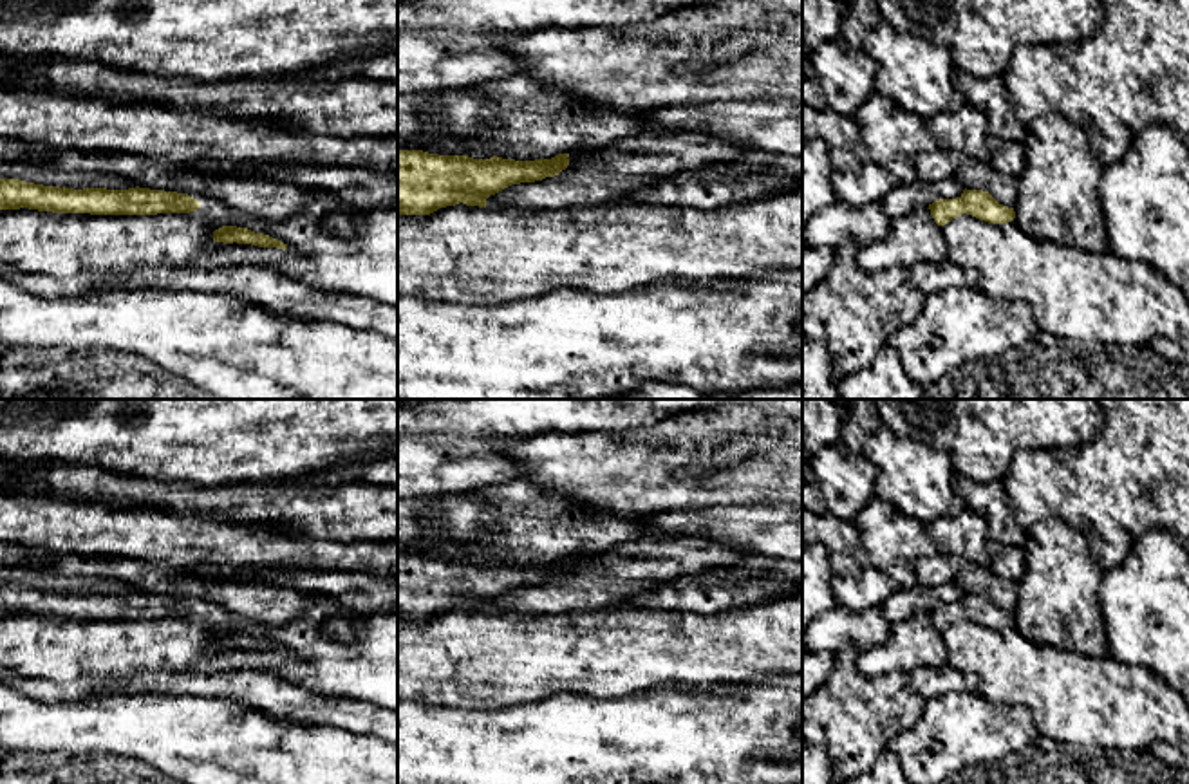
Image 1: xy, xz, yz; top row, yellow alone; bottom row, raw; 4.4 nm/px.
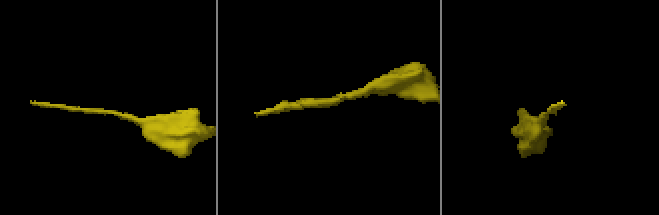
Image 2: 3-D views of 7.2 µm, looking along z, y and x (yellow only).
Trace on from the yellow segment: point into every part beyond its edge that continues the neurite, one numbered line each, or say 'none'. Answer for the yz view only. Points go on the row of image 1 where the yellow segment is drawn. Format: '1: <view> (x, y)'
none

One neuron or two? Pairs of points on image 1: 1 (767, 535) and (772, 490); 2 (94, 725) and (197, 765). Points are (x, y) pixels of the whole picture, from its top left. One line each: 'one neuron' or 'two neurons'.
1: two neurons
2: one neuron

